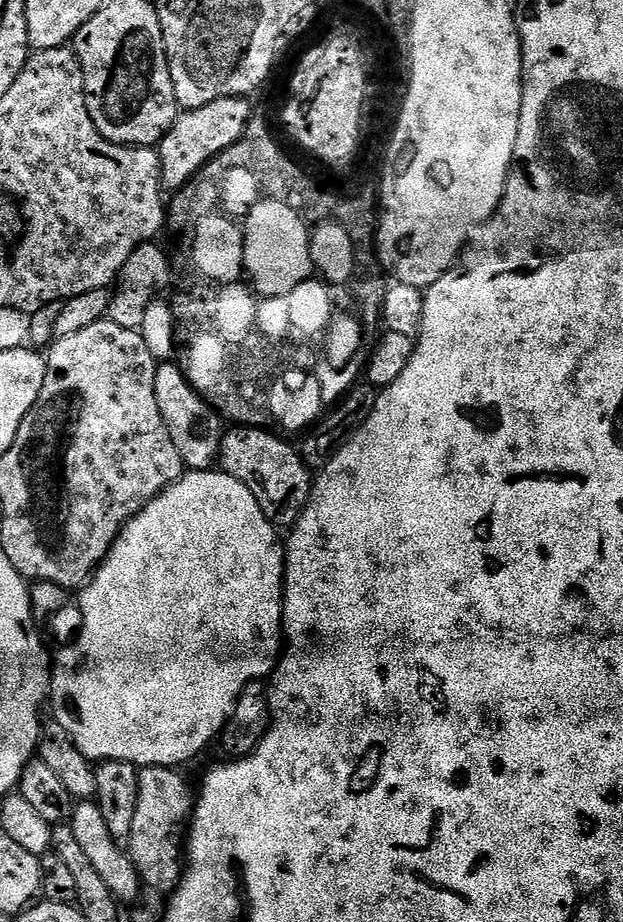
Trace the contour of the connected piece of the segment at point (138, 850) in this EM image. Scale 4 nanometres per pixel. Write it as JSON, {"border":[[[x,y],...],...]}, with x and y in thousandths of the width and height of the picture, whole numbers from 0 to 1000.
{"border":[[[266,831],[225,833],[222,844],[222,875],[215,879],[215,896],[202,923],[225,949],[226,960],[250,967],[274,969],[289,958],[299,940],[299,903],[311,880],[311,855],[302,851],[294,836]]]}

